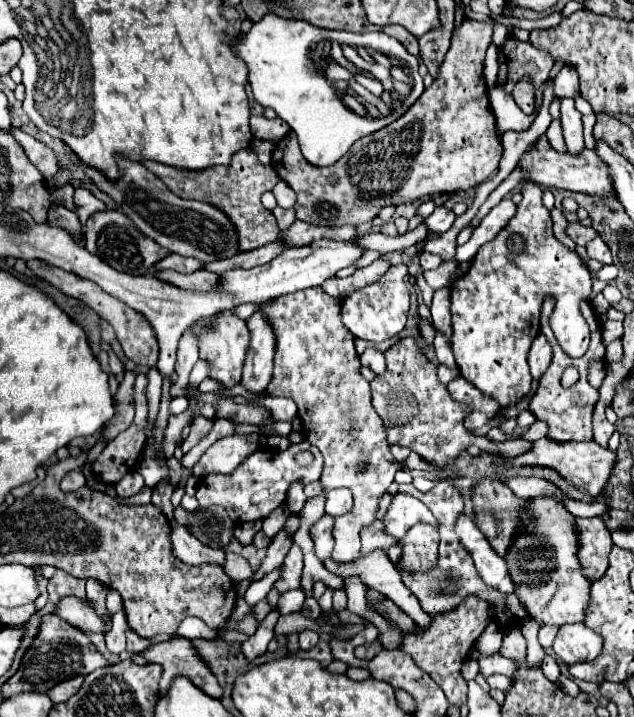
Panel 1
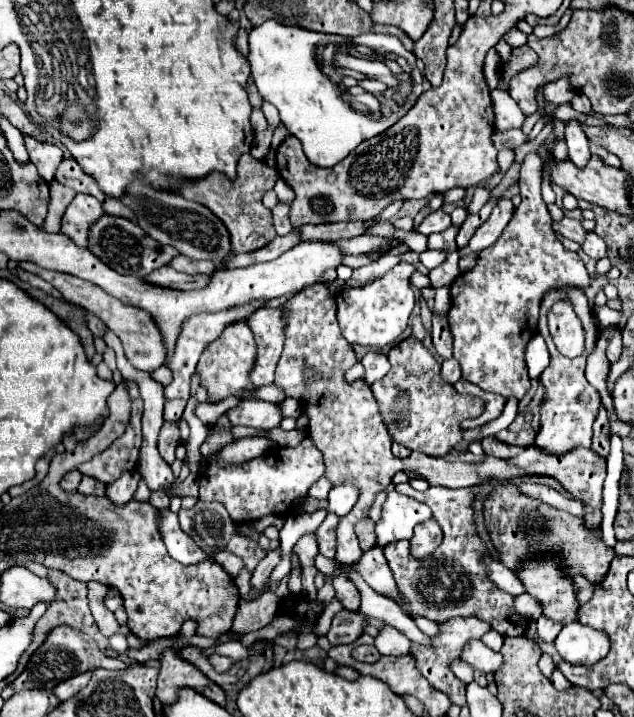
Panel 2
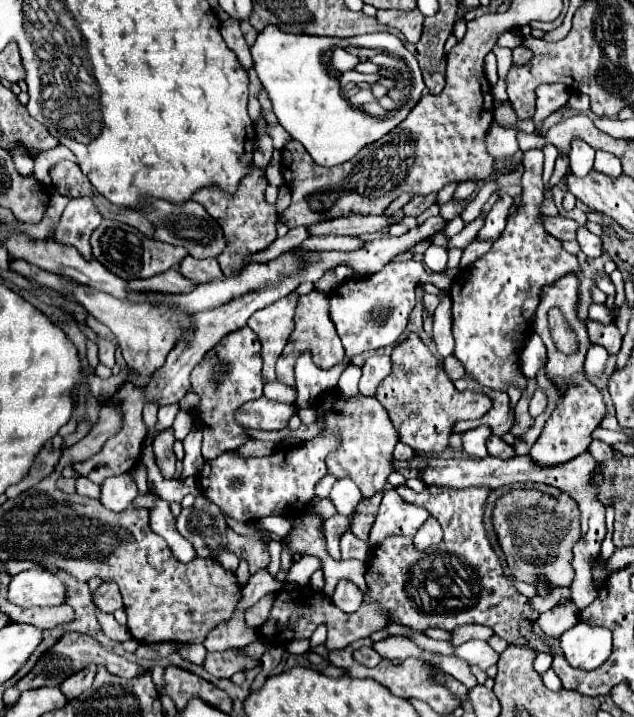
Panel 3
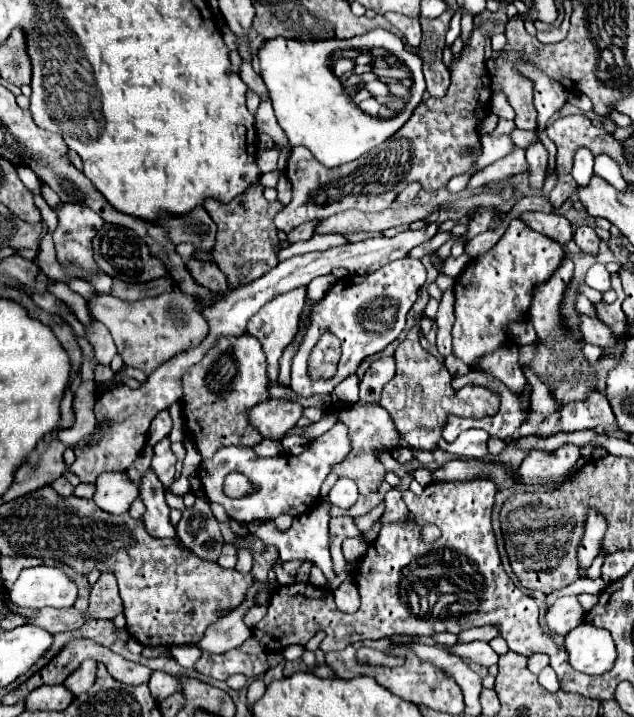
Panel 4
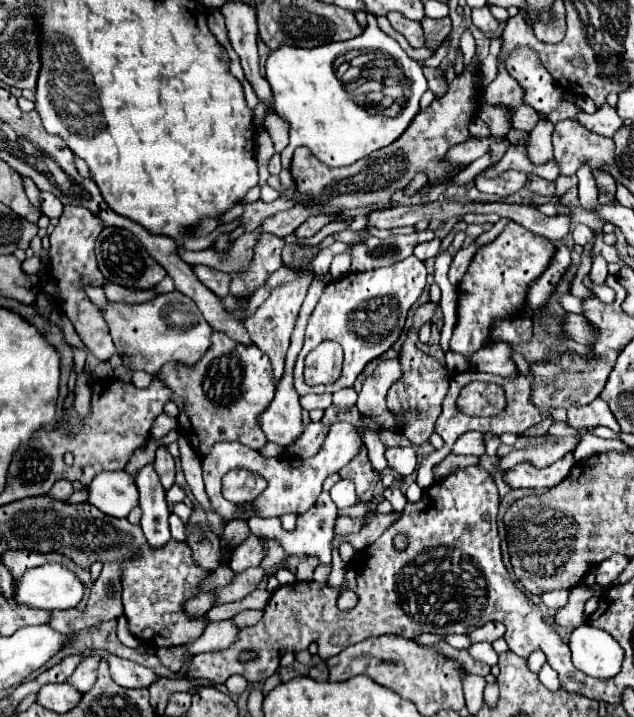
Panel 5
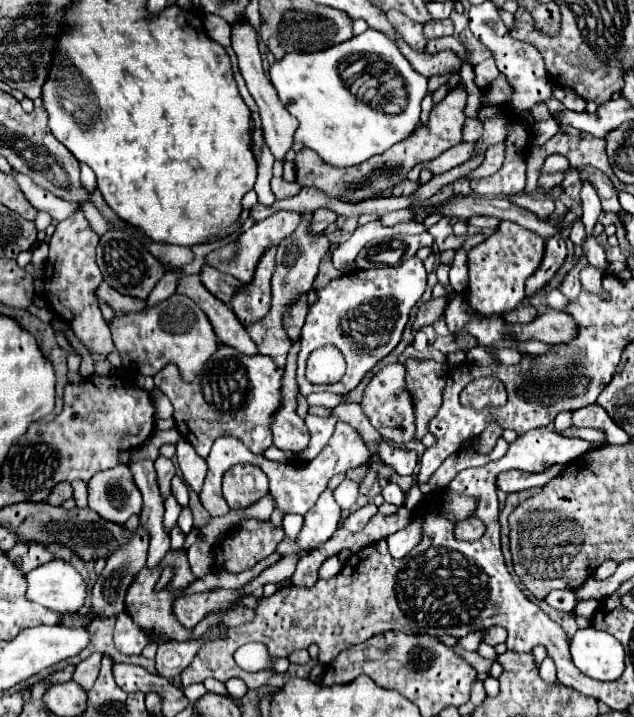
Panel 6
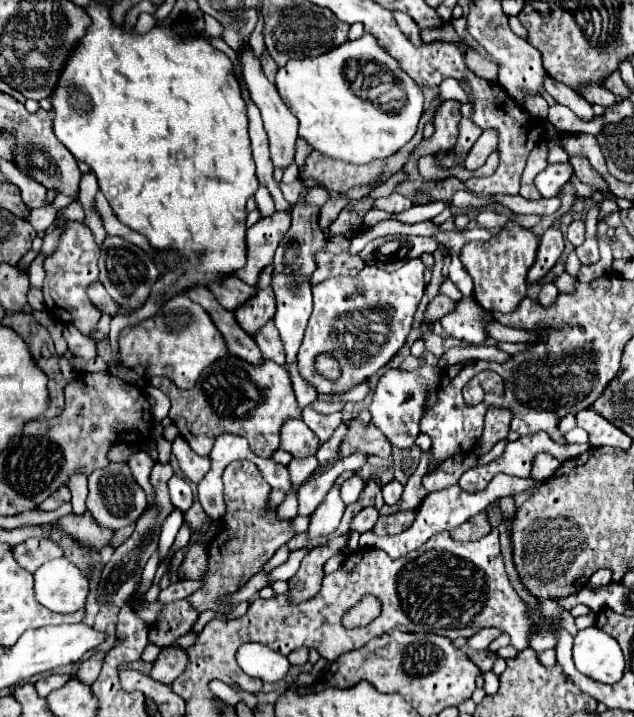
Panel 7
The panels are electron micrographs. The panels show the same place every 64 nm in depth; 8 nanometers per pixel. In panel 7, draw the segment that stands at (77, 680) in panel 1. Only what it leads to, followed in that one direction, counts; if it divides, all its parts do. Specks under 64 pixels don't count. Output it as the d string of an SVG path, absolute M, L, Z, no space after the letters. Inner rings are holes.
M102 652L102 654L92 654L88 660L84 660L84 662L80 664L80 668L78 668L78 672L76 672L76 678L78 678L82 684L90 686L90 684L98 678L98 674L100 674L102 660L104 660L104 652Z

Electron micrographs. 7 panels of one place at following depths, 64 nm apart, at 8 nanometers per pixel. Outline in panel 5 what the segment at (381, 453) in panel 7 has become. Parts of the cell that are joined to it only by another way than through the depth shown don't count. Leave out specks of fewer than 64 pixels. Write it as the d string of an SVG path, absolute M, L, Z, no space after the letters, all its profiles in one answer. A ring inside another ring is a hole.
M412 446L389 448L386 451L388 466L402 476L412 474L417 467L417 454Z

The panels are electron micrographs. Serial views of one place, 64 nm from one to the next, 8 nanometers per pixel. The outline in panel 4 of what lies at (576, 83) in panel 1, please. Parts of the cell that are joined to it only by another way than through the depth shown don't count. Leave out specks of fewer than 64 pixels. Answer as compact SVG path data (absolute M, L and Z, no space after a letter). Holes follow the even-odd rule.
M522 60L522 62L518 64L518 68L520 68L520 72L524 72L526 76L532 76L532 80L534 80L534 106L536 106L536 112L538 112L536 132L540 134L542 140L546 140L546 134L544 134L546 122L548 122L548 118L550 118L554 112L558 112L558 110L566 104L566 100L568 100L568 90L566 90L562 84L558 84L556 80L548 80L548 78L542 76L540 72L536 72L530 62L524 62L524 60Z

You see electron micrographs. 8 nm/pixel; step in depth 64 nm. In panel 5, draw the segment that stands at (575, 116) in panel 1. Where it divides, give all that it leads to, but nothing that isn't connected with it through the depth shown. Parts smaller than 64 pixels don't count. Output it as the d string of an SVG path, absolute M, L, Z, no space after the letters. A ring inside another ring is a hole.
M588 162L580 164L576 178L578 178L578 190L580 190L578 196L580 196L582 208L594 210L596 200L598 200L598 188L596 188L596 180L594 180L594 174L592 174L592 168L590 168Z

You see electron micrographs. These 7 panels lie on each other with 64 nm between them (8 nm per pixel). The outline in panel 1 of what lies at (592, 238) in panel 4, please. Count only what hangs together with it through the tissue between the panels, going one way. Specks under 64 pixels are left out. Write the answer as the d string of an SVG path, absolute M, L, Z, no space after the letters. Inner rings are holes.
M602 238L592 240L592 242L586 246L586 250L588 250L588 258L598 260L598 262L602 262L602 264L612 264L612 256L610 256L608 246L606 246L606 242L604 242Z

